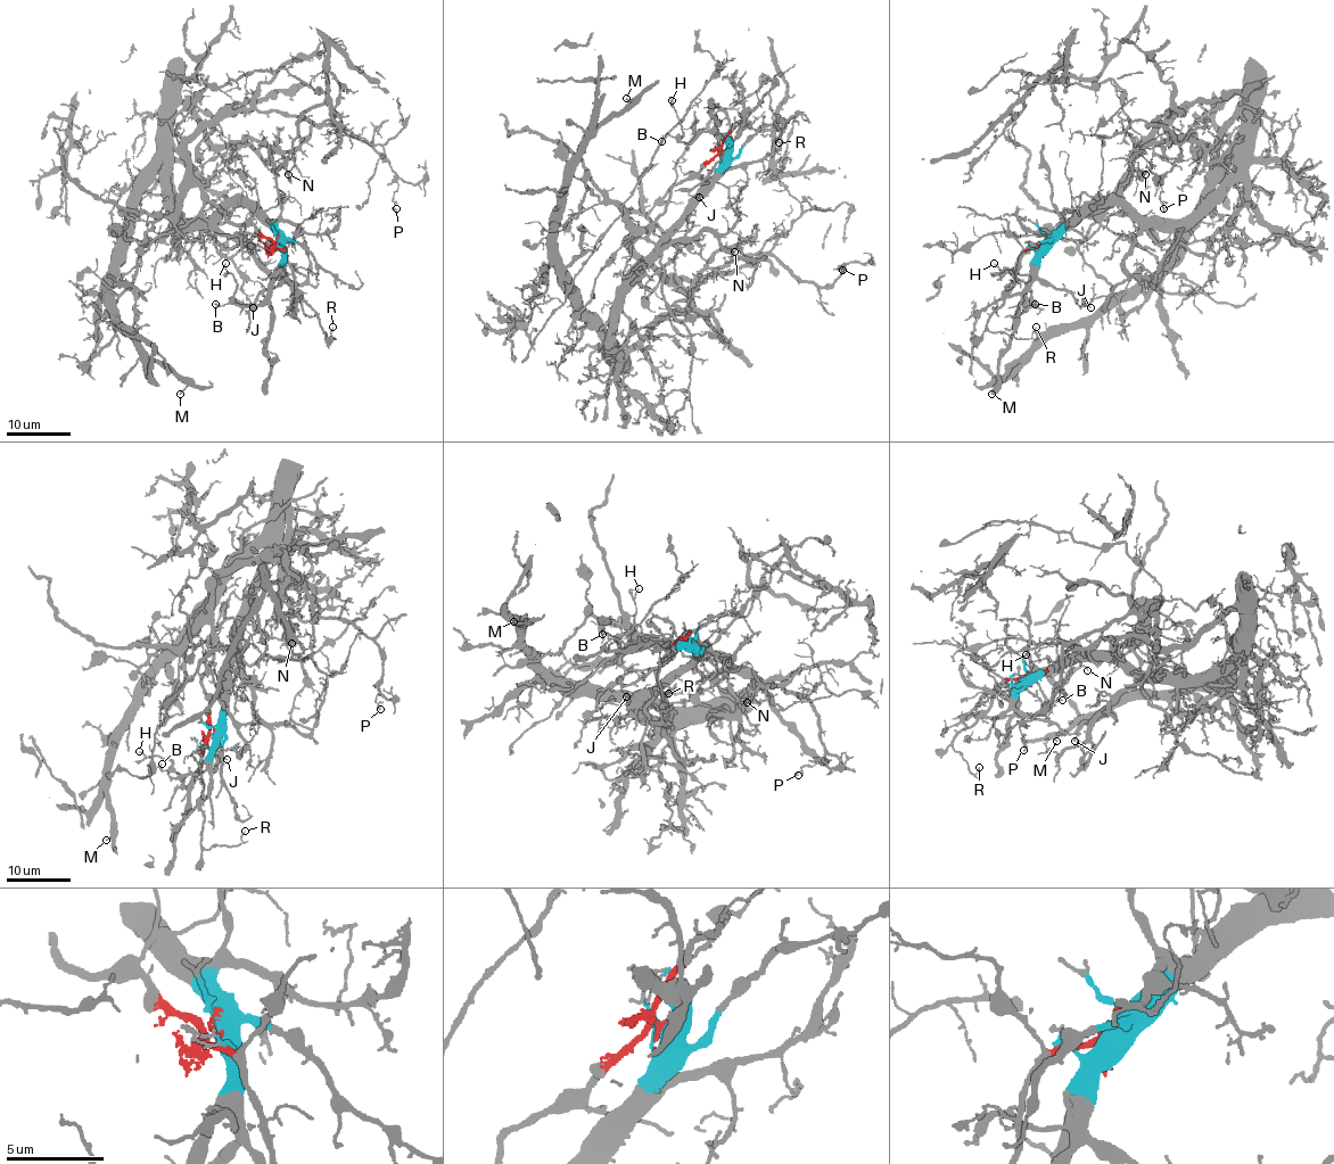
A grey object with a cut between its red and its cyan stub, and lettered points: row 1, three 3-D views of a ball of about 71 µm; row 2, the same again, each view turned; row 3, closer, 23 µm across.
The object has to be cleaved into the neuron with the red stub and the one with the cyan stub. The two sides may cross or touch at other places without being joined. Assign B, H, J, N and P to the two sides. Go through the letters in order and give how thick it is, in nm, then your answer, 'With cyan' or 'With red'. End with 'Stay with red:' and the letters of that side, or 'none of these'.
B: Thickness 190 nm. With cyan
H: Thickness 130 nm. With cyan
J: Thickness 160 nm. With cyan
N: Thickness 120 nm. With cyan
P: Thickness 130 nm. With red
Stay with red: P

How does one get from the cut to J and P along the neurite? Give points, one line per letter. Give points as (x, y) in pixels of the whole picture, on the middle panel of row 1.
J: (725, 151), (731, 143), (730, 151), (711, 172), (688, 194), (699, 196)
P: (725, 151), (672, 188), (633, 247), (665, 274), (692, 280), (765, 255), (820, 286), (843, 270)

